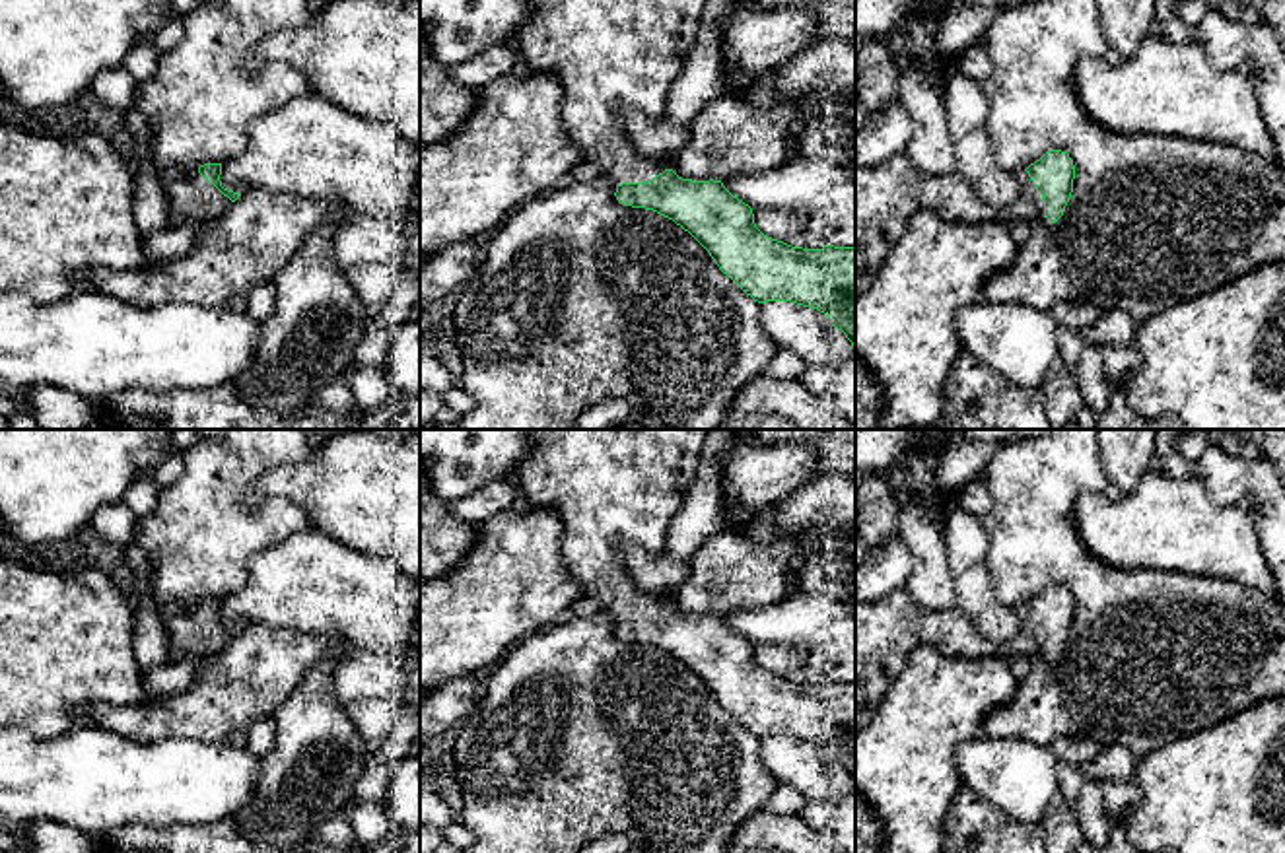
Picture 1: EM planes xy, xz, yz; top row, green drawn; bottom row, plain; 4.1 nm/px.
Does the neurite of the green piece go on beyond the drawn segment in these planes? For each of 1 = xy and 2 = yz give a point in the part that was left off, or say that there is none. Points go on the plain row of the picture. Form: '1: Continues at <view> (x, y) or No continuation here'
1: Continues at xy (191, 632)
2: Continues at yz (889, 630)

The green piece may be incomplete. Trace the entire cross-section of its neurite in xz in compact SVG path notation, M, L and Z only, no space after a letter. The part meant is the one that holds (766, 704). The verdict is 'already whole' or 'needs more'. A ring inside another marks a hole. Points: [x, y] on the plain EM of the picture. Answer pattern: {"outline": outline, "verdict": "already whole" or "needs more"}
{"outline": "M529 429L533 447L517 466L519 490L537 507L548 505L560 513L564 525L562 556L570 575L583 593L601 602L616 620L616 635L624 641L653 645L688 666L737 723L758 738L791 736L818 744L830 760L846 769L855 783L855 682L824 680L822 684L791 682L764 670L748 639L733 631L721 616L682 614L673 606L673 593L665 597L642 591L628 575L620 546L634 542L651 556L667 552L667 532L678 513L696 474L702 445L710 429Z", "verdict": "needs more"}

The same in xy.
{"outline": "M204 598L198 604L171 614L165 622L169 661L206 659L226 649L241 631L222 622L222 598Z", "verdict": "needs more"}

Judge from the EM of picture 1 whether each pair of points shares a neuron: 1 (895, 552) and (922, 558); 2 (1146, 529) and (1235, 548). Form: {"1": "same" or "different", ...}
{"1": "different", "2": "same"}

